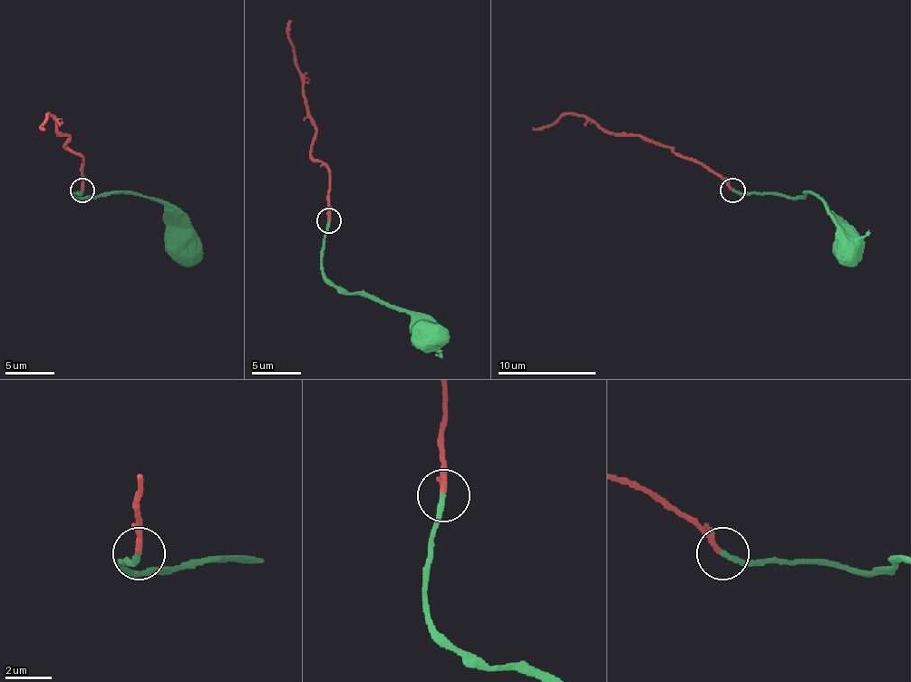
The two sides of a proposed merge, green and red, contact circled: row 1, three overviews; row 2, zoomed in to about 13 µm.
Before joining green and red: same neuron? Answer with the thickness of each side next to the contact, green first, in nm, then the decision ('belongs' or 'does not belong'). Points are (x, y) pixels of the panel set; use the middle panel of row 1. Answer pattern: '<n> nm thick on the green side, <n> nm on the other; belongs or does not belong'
240 nm thick on the green side, 240 nm on the other; belongs

